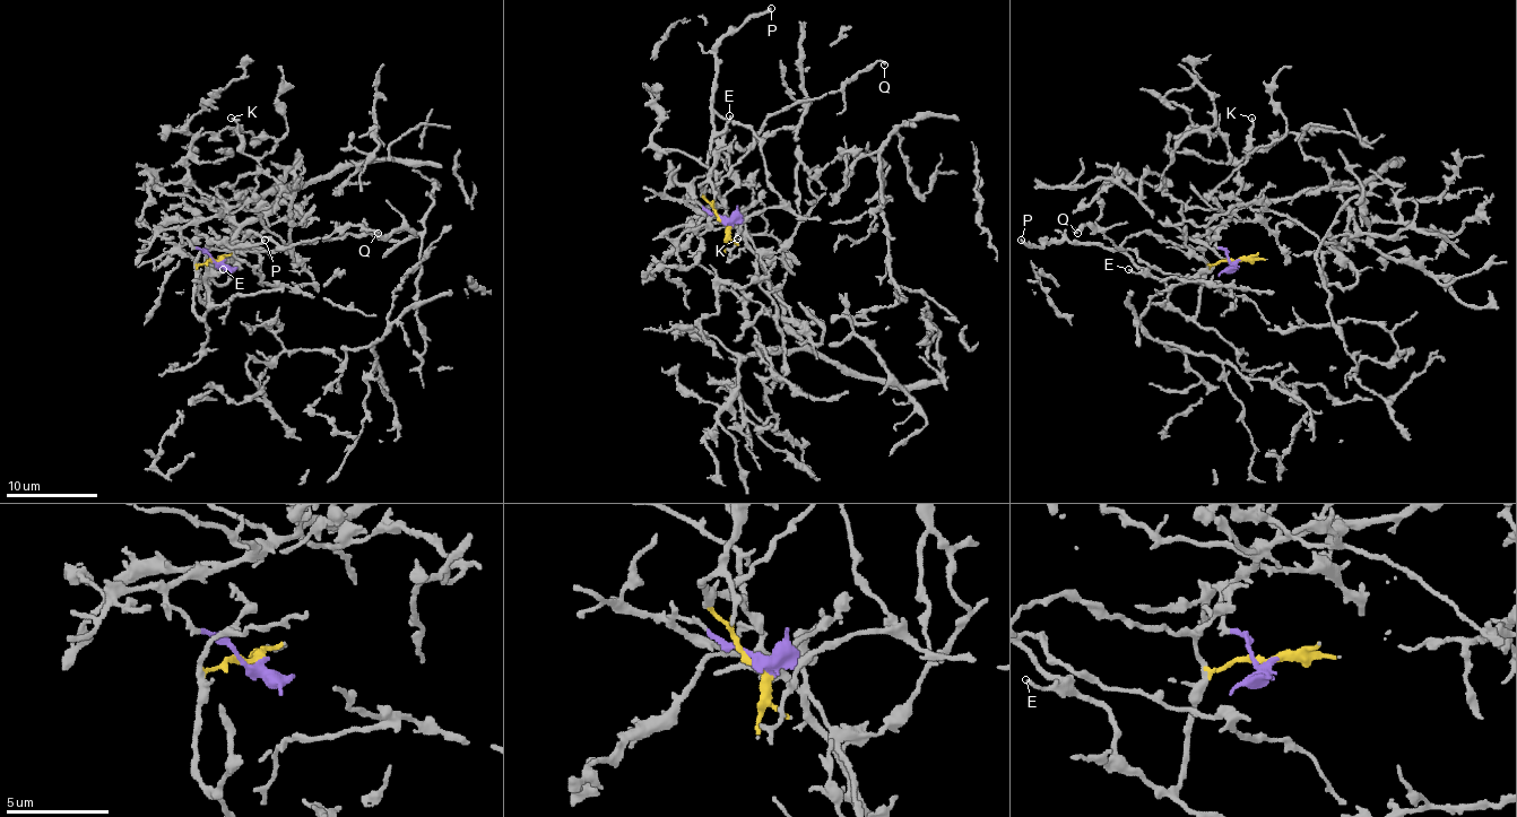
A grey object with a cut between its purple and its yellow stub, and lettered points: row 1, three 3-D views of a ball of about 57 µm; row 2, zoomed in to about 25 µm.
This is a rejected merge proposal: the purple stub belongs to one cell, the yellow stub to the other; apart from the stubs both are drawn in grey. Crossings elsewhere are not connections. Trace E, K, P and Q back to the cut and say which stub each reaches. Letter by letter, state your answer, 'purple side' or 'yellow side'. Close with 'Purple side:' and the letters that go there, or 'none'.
E: yellow side
K: purple side
P: yellow side
Q: yellow side
Purple side: K

